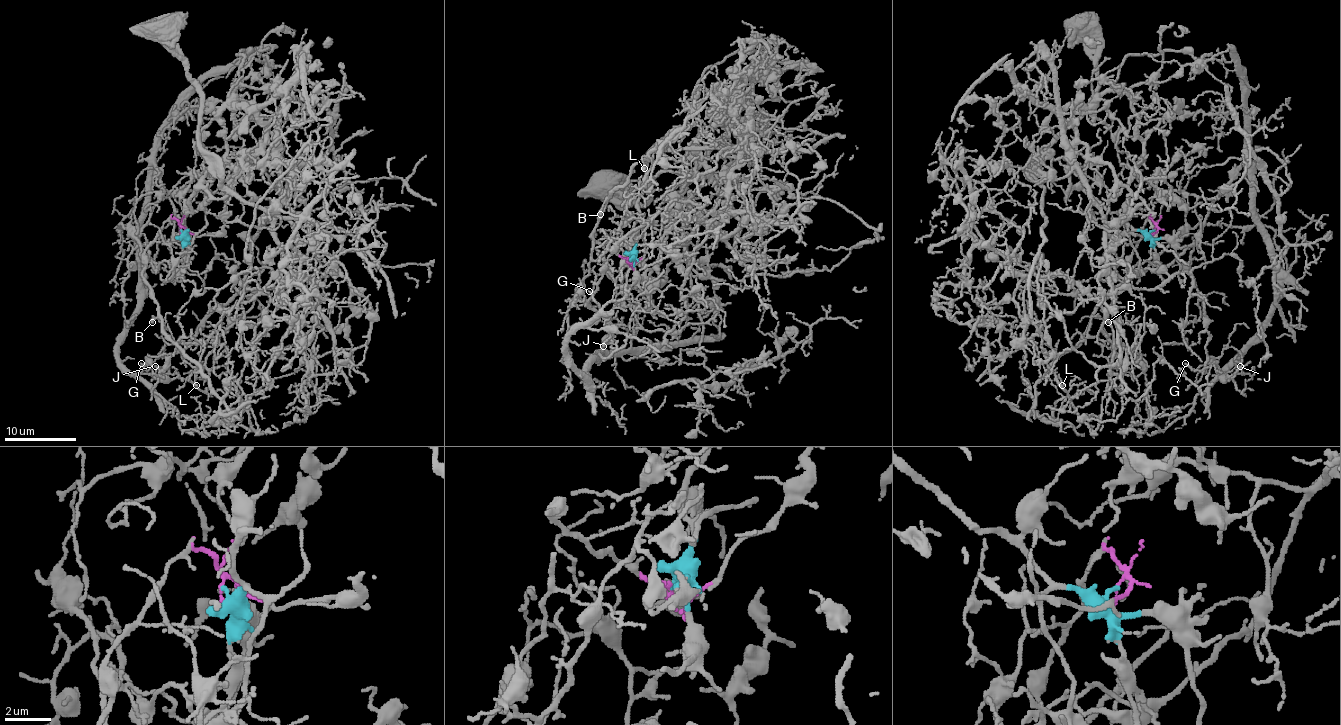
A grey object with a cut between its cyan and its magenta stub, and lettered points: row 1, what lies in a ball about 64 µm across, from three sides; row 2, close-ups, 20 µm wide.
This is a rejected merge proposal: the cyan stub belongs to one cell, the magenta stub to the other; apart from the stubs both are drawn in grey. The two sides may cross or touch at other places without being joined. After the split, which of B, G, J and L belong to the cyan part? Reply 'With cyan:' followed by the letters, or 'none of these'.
With cyan: G, J

